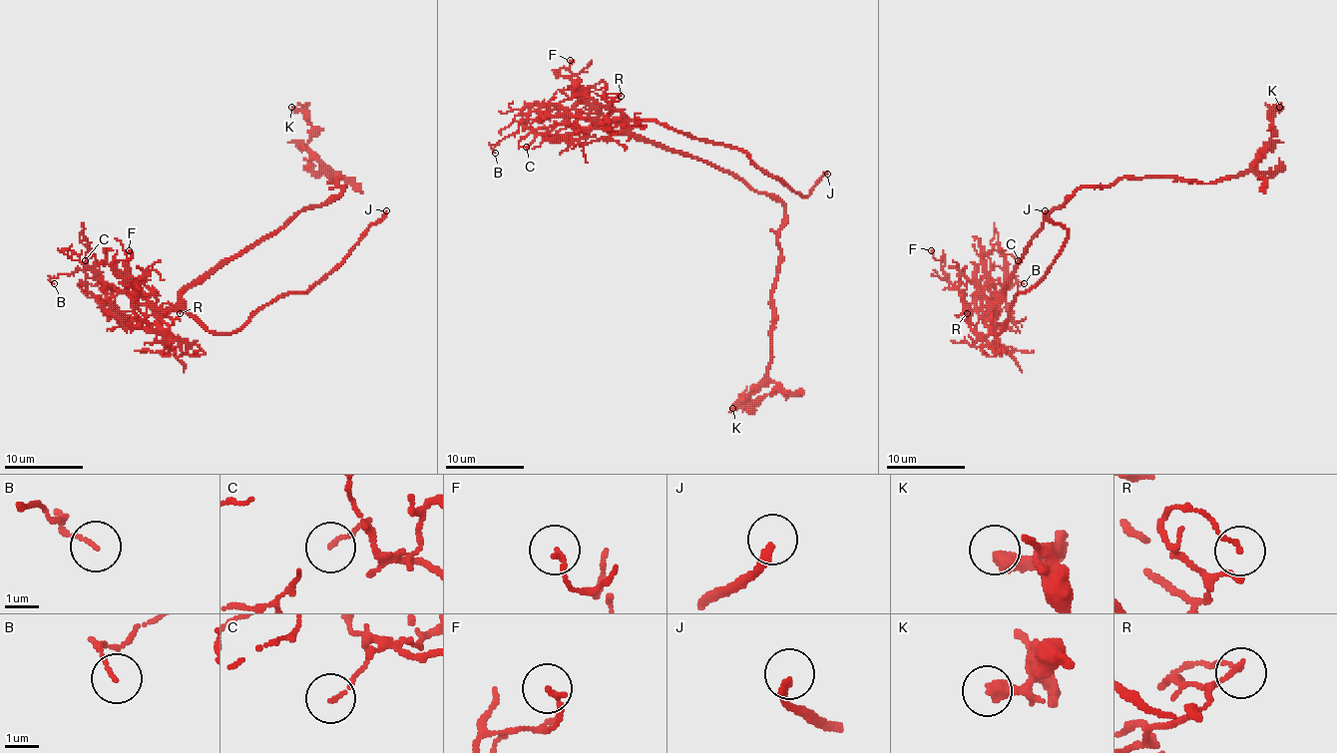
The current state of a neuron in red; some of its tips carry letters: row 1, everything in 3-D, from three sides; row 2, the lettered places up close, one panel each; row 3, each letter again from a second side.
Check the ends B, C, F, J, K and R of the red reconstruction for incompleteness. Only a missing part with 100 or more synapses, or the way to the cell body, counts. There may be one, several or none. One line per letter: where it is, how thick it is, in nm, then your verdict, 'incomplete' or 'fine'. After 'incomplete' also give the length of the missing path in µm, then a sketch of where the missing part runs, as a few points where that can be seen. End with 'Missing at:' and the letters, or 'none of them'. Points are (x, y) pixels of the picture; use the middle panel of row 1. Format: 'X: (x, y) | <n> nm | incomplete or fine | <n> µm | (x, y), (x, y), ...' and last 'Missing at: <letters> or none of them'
B: (495, 153) | 90 nm | fine
C: (526, 147) | 100 nm | fine
F: (570, 60) | 150 nm | fine
J: (827, 174) | 200 nm | incomplete | 60 µm | (827, 174), (845, 248), (837, 321), (839, 353), (829, 396), (833, 434), (847, 439), (847, 471)
K: (732, 408) | 360 nm | fine
R: (621, 96) | 100 nm | fine
Missing at: J

